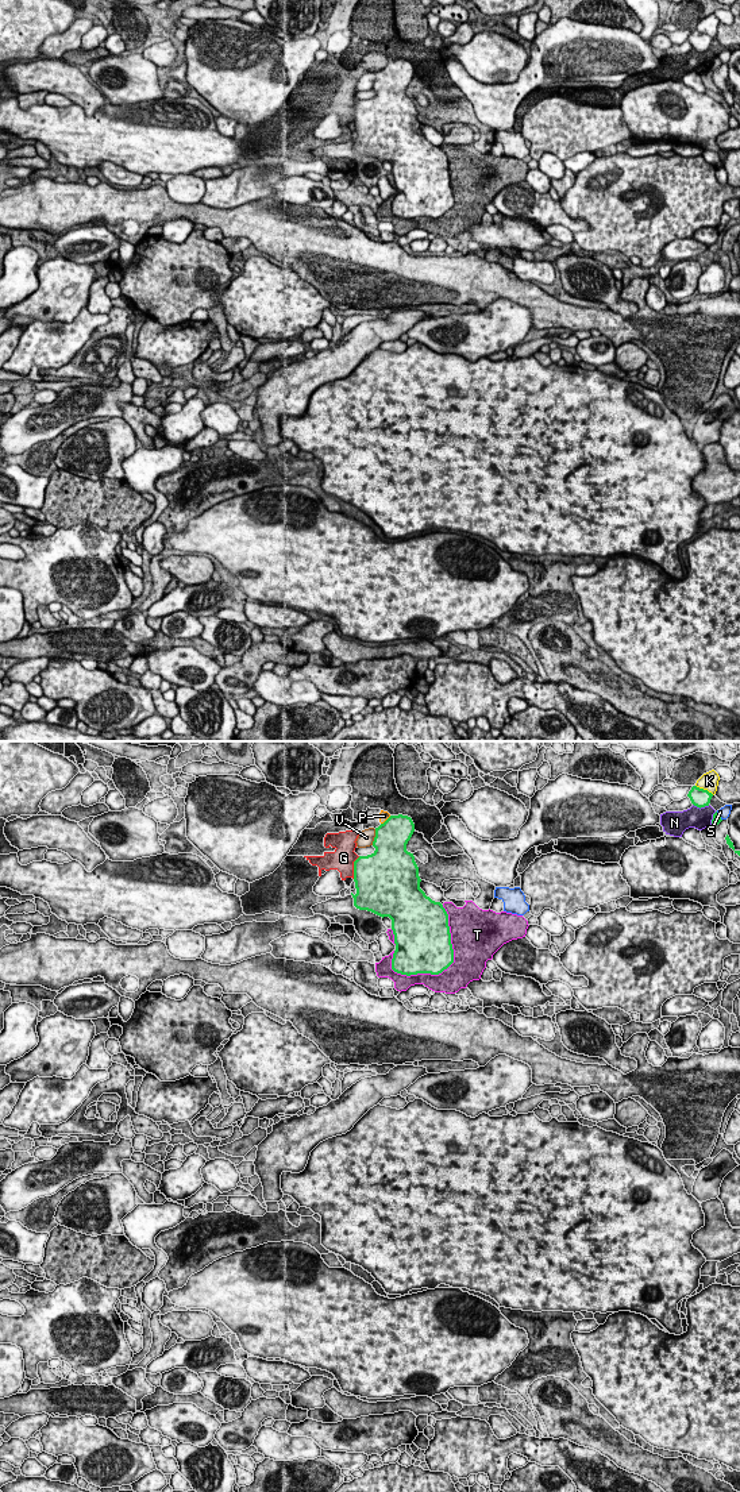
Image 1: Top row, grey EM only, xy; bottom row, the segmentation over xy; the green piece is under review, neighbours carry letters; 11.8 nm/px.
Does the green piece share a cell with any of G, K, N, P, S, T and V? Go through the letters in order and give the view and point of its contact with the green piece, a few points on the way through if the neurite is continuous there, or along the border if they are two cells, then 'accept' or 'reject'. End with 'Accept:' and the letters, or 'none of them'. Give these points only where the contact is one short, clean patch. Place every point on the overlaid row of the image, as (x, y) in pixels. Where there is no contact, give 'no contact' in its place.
G: contact xy (354, 867); reject
K: contact xy (705, 790); reject
N: contact xy (701, 806); reject
P: contact xy (386, 820); border xy (390, 816), (381, 824); reject
S: contact xy (719, 816); reject
T: contact xy (451, 963); reject
V: contact xy (374, 837); reject
Accept: none of them

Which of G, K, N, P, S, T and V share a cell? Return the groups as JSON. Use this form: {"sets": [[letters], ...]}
{"sets": [["G", "P"], ["K"], ["N"], ["S"], ["T"], ["V"]]}

